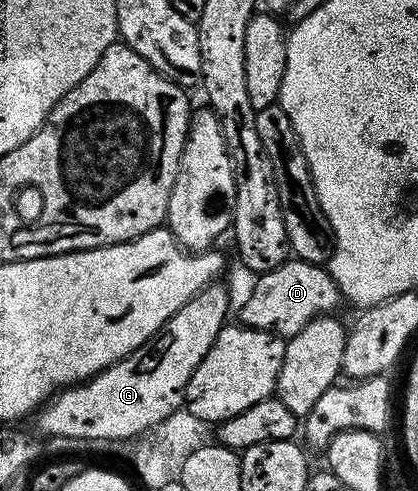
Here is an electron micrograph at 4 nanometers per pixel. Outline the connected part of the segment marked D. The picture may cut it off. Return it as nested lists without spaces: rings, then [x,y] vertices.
[[[288,258],[281,266],[258,277],[251,297],[239,308],[238,323],[244,328],[272,332],[275,336],[290,338],[305,329],[319,316],[338,313],[341,297],[337,282],[322,264],[310,264],[298,258]]]

